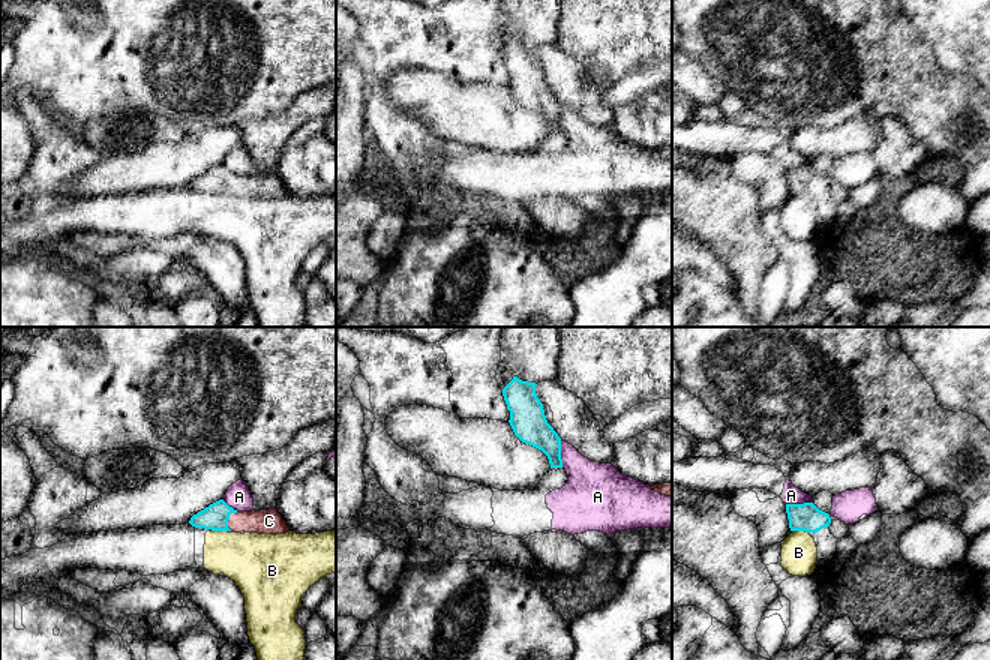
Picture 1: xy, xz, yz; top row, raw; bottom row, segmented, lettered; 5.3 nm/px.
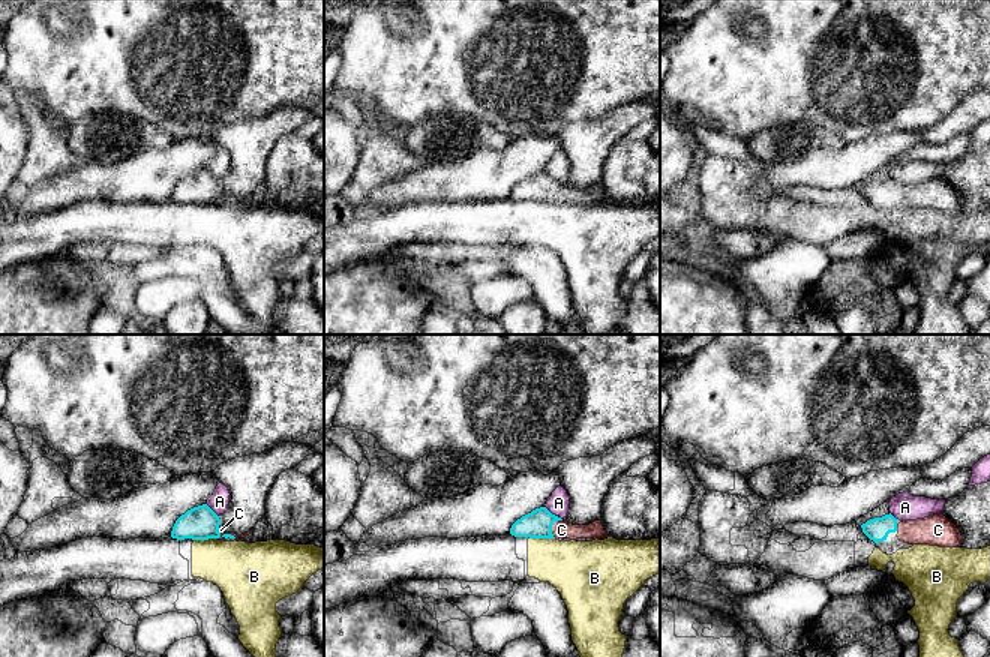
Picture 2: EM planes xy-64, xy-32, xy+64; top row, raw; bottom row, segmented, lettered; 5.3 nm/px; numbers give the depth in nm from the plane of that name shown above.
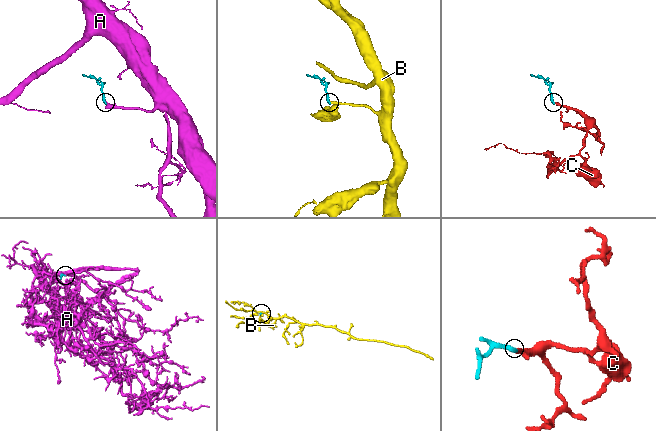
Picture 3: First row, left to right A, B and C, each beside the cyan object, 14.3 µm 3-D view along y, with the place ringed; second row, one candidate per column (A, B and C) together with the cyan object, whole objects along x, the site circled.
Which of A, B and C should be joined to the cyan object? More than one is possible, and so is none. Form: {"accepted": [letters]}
{"accepted": ["C"]}

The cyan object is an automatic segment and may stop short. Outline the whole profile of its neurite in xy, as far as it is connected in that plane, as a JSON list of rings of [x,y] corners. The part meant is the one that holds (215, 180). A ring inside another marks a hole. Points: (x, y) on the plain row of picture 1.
[[[219,164],[194,178],[189,188],[195,192],[212,195],[285,198],[290,190],[282,183],[278,172],[237,176],[224,164]]]

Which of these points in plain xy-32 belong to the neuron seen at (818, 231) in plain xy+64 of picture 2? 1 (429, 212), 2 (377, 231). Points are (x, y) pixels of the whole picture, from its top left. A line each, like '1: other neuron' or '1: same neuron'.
1: same neuron
2: same neuron

